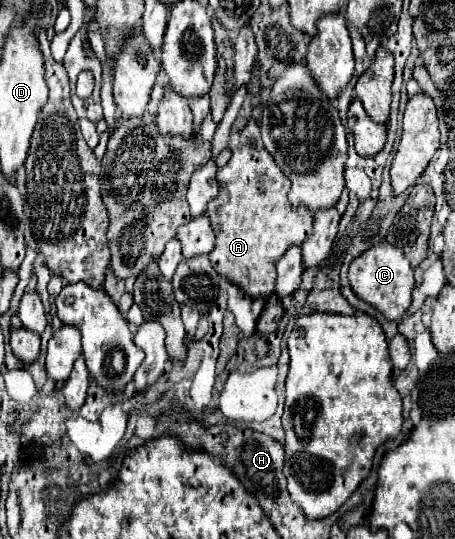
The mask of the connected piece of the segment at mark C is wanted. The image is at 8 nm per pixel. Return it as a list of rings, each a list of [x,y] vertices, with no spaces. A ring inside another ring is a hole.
[[[380,242],[372,248],[368,248],[362,256],[354,258],[348,270],[348,280],[352,292],[364,300],[366,304],[374,306],[378,312],[386,316],[386,320],[400,320],[404,318],[410,302],[412,302],[412,290],[414,290],[414,270],[408,264],[406,256],[400,252],[400,248]]]

